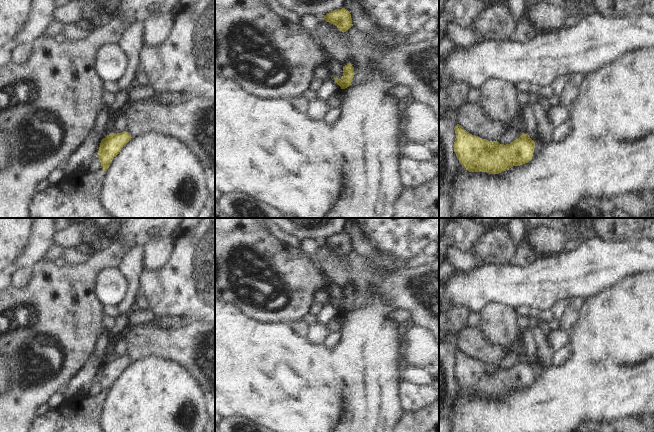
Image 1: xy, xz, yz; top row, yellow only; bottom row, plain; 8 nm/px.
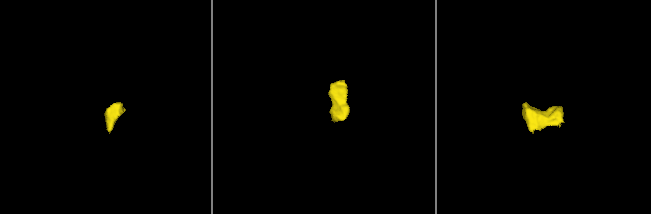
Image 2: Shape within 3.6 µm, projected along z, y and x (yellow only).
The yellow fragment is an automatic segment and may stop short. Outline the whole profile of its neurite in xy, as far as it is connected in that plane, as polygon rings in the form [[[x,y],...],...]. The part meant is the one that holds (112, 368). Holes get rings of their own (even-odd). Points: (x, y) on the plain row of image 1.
[[[127,355],[110,357],[101,364],[97,381],[101,391],[94,395],[81,392],[54,410],[35,418],[31,432],[103,432],[101,412],[113,382],[131,364]]]

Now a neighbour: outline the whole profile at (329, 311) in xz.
[[[330,301],[316,314],[316,318],[318,323],[326,325],[332,318],[340,314],[341,311],[336,307],[334,301]]]

